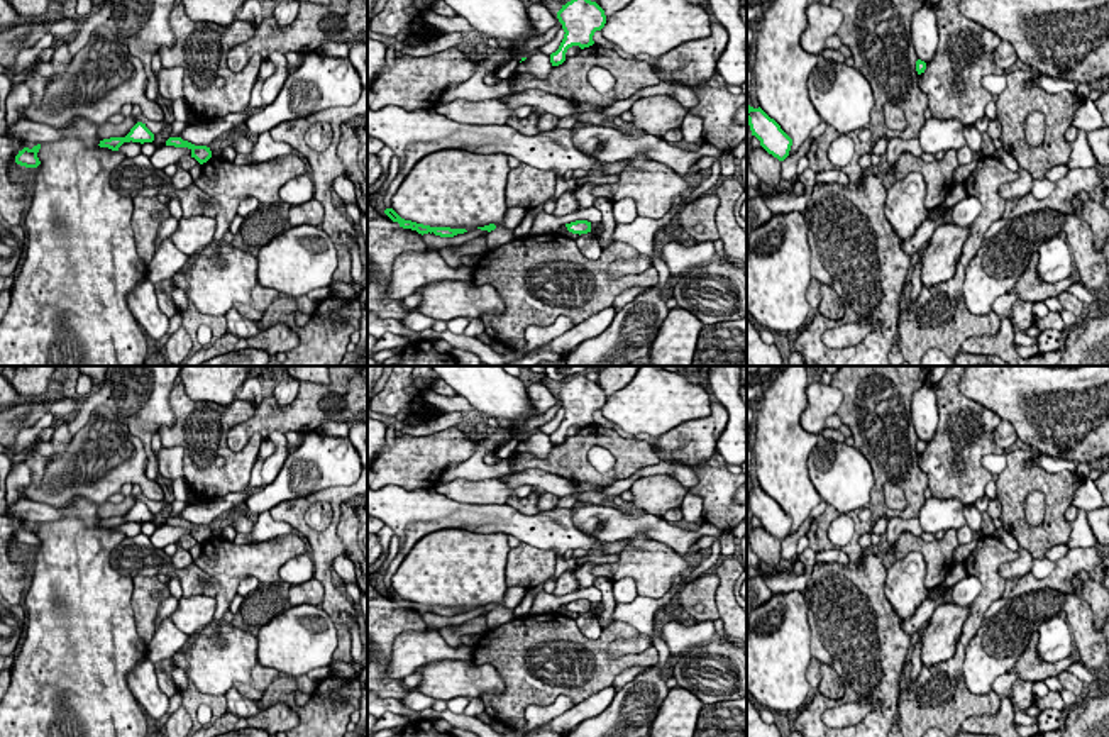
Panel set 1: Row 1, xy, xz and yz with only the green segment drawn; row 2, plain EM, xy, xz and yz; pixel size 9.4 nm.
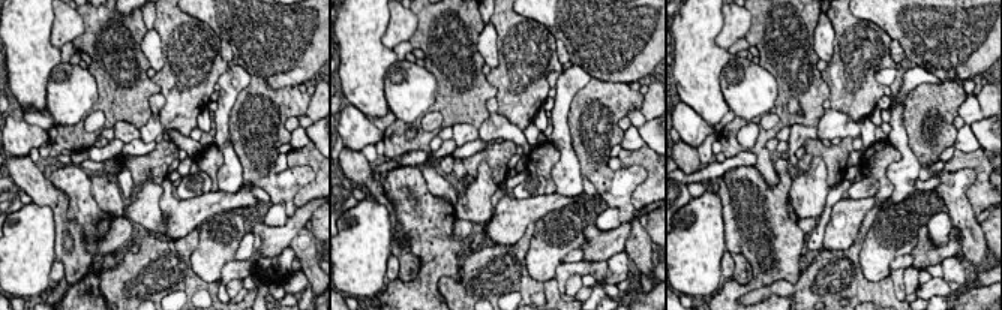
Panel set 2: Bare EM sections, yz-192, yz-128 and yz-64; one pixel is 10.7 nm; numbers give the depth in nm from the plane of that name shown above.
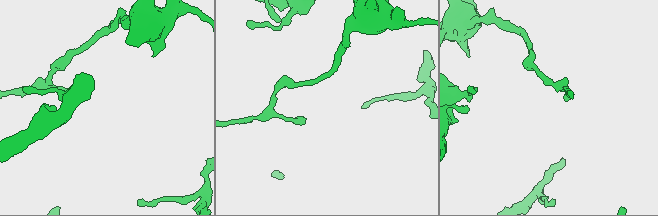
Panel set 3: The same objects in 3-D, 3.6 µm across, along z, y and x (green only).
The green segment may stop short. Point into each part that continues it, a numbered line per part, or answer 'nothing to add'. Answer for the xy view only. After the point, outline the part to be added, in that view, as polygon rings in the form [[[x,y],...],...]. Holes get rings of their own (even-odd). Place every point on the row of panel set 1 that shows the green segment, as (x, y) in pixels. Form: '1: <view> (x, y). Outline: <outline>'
nothing to add

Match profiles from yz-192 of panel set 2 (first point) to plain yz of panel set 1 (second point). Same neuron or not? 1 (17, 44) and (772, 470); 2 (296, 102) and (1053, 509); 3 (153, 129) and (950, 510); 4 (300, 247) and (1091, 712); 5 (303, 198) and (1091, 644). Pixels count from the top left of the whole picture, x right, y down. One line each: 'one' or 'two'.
1: one
2: one
3: one
4: two
5: two

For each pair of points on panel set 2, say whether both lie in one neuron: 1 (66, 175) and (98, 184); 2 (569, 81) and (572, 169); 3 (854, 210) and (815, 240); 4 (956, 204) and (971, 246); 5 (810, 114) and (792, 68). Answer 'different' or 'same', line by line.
1: different
2: same
3: different
4: same
5: same

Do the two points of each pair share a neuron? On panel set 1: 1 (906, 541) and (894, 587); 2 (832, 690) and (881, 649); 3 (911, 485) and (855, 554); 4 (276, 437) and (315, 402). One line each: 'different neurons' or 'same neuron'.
1: different neurons
2: different neurons
3: same neuron
4: different neurons

